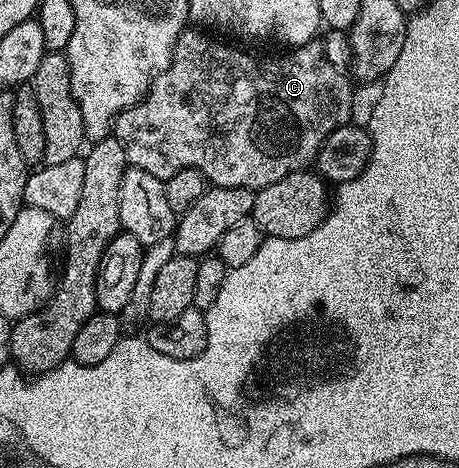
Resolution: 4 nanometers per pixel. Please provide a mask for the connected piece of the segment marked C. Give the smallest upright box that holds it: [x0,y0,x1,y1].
[112,28,353,192]

